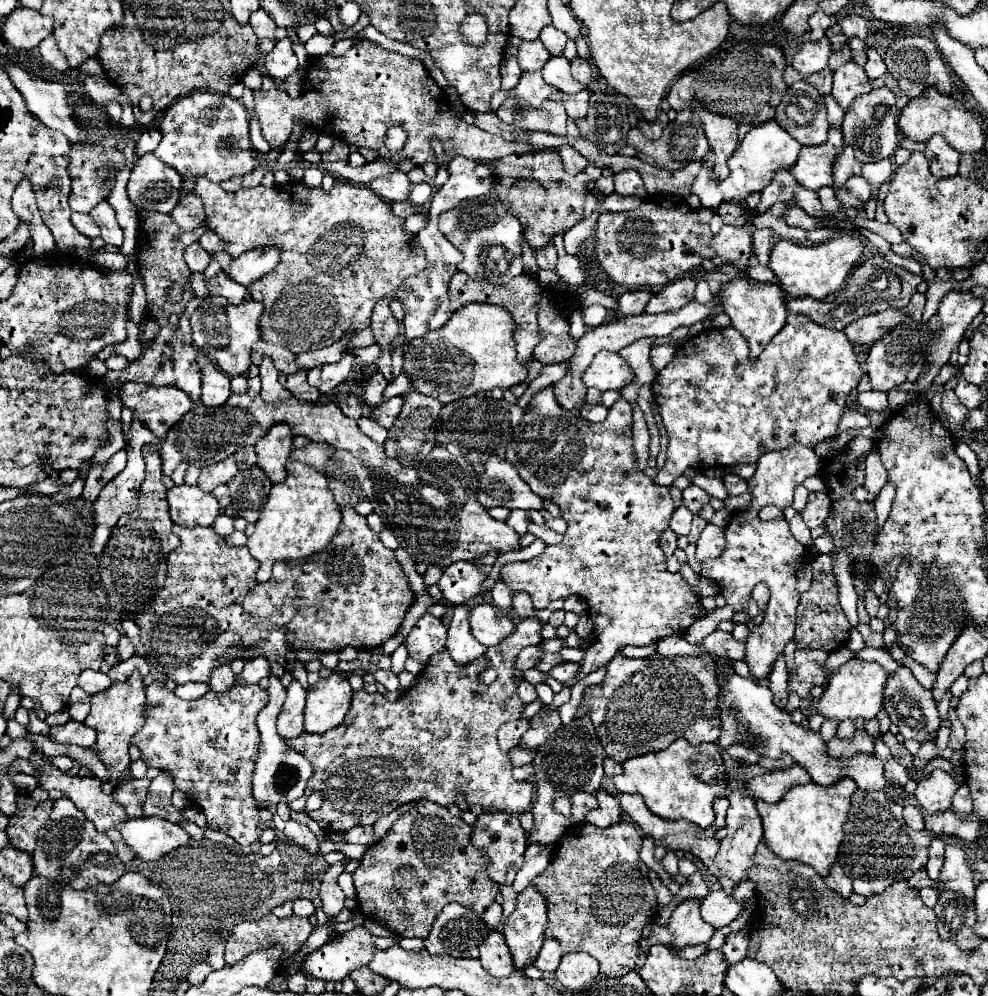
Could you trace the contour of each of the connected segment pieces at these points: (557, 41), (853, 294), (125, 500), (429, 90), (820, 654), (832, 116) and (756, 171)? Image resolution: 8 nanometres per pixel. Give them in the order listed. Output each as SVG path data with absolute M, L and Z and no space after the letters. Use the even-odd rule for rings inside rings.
M547 25L547 27L541 31L539 39L541 39L543 45L549 49L551 55L561 55L561 51L563 51L563 47L565 47L565 43L567 43L567 35L565 35L563 31L555 29L553 25Z
M873 255L863 259L852 273L849 273L845 283L837 298L837 303L825 303L825 301L815 301L811 297L807 299L791 299L791 311L793 313L803 313L809 315L815 323L823 325L823 327L831 327L831 329L845 329L849 323L857 321L859 317L871 315L871 313L881 313L885 309L903 309L911 295L917 291L917 285L923 281L923 275L913 275L909 271L905 271L903 267L897 267L893 263L889 263L883 255ZM847 300L847 303L844 303ZM839 301L841 301L839 303Z
M137 421L131 423L131 441L129 441L129 447L127 447L127 467L115 477L111 479L103 491L99 493L99 499L93 503L93 521L95 521L95 529L93 529L93 535L91 535L91 553L95 557L99 557L111 537L111 531L113 527L117 525L119 517L125 515L125 513L131 513L135 511L135 505L137 505L137 493L139 493L139 487L143 483L143 477L145 477L145 461L141 457L141 447L145 443L153 443L155 437L151 437L151 431L147 431L145 425L139 425Z
M369 39L357 41L341 57L327 53L317 59L309 59L303 93L297 99L289 97L287 91L279 89L273 79L265 73L261 87L253 91L253 97L261 135L271 147L287 143L293 133L295 121L301 119L309 129L315 129L317 133L329 133L337 139L347 141L349 145L367 147L379 157L389 159L393 163L411 159L419 167L429 161L449 165L449 161L457 155L487 163L503 159L511 153L517 155L537 149L523 143L503 141L501 137L495 137L479 129L477 125L467 125L463 119L453 117L443 89L433 81L433 77L419 59L387 51ZM393 125L401 125L407 133L407 143L401 153L391 153L383 143L387 129ZM433 139L439 139L443 143L443 161L437 159L431 147Z
M823 649L795 651L797 673L789 679L789 691L797 691L799 697L807 697L811 687L823 685L827 681L825 661L827 661L827 651Z
M825 97L825 105L827 105L827 121L831 127L841 127L841 121L843 121L843 109L837 105L837 101L833 101L833 97Z
M771 119L763 125L753 127L745 135L741 147L737 151L733 151L733 155L731 155L731 161L729 161L731 173L721 183L713 183L709 179L709 171L713 171L713 159L715 159L715 157L711 157L711 151L709 151L703 159L701 173L697 175L695 183L691 185L691 191L693 191L693 195L699 197L701 205L707 209L717 209L723 201L743 201L749 193L761 191L763 187L767 187L777 171L793 167L799 157L799 151L801 151L801 143L795 141L789 133L783 133L783 129L779 129L777 121Z

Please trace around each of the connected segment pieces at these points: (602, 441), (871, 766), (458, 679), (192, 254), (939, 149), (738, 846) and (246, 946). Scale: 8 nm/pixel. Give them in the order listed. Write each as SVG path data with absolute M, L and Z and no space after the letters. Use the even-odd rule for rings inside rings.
M545 387L543 391L539 391L533 399L531 399L531 409L523 415L523 421L517 425L517 429L513 431L513 439L511 439L511 445L507 447L507 461L511 465L515 465L515 469L519 469L519 475L523 477L523 481L527 481L527 485L539 493L539 497L543 499L549 499L553 501L555 505L561 507L561 517L567 521L567 533L563 537L561 543L557 545L547 545L543 549L541 555L533 557L531 561L521 561L521 563L509 563L501 569L501 579L503 583L507 583L513 591L523 591L523 593L529 593L531 595L531 601L533 601L533 607L535 609L545 609L553 599L567 599L569 595L579 595L581 599L585 599L587 607L589 607L589 615L591 619L595 619L595 643L591 649L585 651L583 659L579 661L579 675L573 677L571 681L565 681L563 685L565 687L573 687L575 683L579 683L585 675L601 669L603 665L607 665L619 651L619 647L623 645L653 645L657 643L659 639L663 637L669 637L669 635L681 635L685 633L699 617L705 617L705 609L701 605L701 599L699 595L691 589L691 585L681 577L681 573L669 573L667 567L665 567L665 553L661 551L659 547L659 537L661 533L669 527L669 521L671 521L671 515L675 511L673 507L673 499L669 495L669 487L661 487L657 483L653 483L645 473L639 473L635 471L635 451L633 451L633 437L631 437L631 425L633 425L633 409L629 405L629 401L621 395L617 399L617 403L609 409L609 415L603 423L587 423L587 421L579 421L575 419L571 413L567 413L567 409L559 407L555 397L553 397L553 389L551 387Z
M717 673L717 685L719 685L717 701L719 701L719 719L721 719L719 745L723 749L731 747L731 745L743 745L749 749L757 749L757 753L761 757L769 757L769 759L779 759L783 753L787 753L819 785L833 785L839 779L849 777L863 791L883 791L891 799L897 799L897 801L905 797L905 791L885 777L883 761L879 761L875 755L857 753L853 757L829 757L819 731L815 733L815 731L803 729L803 725L793 723L791 715L787 711L773 705L773 699L771 699L773 695L771 695L769 687L765 687L753 679L741 677L737 673L733 673L729 677L723 677Z
M529 617L520 622L515 630L499 645L489 647L487 653L475 659L471 665L455 665L447 649L435 653L425 669L419 675L419 683L407 689L395 703L389 703L381 693L355 691L351 709L343 723L335 729L329 729L321 735L301 733L299 737L285 739L285 743L303 753L303 757L313 765L313 777L307 781L307 793L293 801L289 807L295 811L305 811L305 799L313 791L321 791L323 805L317 811L307 811L307 815L319 823L319 827L327 833L347 833L357 825L373 825L381 815L391 813L399 805L433 799L441 805L455 803L457 791L461 791L469 805L477 803L481 807L495 809L513 809L513 813L521 813L529 809L533 783L513 779L513 765L509 755L499 749L497 729L521 717L525 703L517 695L517 683L513 681L513 661L515 655L527 646L538 645L542 642L540 630L543 624L536 617ZM487 667L497 669L497 679L491 685L483 685L479 681L479 673Z
M191 243L185 249L185 261L187 261L191 271L205 271L205 267L211 261L211 255L199 243Z
M933 135L927 141L925 157L929 159L929 167L931 167L931 173L935 177L951 177L951 175L957 175L959 153L941 135Z
M743 787L735 789L731 795L729 795L729 809L727 809L727 837L721 841L721 847L719 847L719 853L715 857L715 865L719 869L719 875L717 875L717 881L721 885L721 889L725 893L731 893L741 881L747 879L747 871L749 867L753 865L753 853L763 837L763 825L759 821L759 813L755 809L755 801L753 799L747 799L743 795Z
M269 913L269 915L265 915L259 921L241 923L241 925L237 925L233 929L231 937L227 939L227 945L225 945L225 963L227 965L235 965L237 961L243 959L243 955L253 953L255 949L265 949L267 945L283 945L287 949L287 953L283 953L281 959L287 959L287 957L291 957L293 953L297 953L303 947L303 943L307 941L311 929L313 927L311 927L309 919L307 917L297 917L297 915L291 915L287 919L279 919L273 913Z

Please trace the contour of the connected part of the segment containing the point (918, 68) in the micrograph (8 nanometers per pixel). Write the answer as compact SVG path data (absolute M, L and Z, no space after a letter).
M903 37L893 41L885 53L885 65L909 99L919 97L927 87L935 87L941 93L951 91L951 75L949 75L947 63L939 55L921 53L921 37Z

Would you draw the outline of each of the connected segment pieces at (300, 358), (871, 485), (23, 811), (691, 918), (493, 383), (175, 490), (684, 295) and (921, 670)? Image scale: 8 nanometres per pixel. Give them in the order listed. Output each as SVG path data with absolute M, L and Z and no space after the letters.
M347 335L347 337L343 337L341 341L337 341L335 345L325 347L325 349L317 349L317 351L307 351L307 353L295 355L297 367L309 371L309 369L313 369L313 367L321 367L321 365L339 361L339 357L343 357L343 353L349 351L349 349L347 349L347 341L349 341L351 337L353 337L353 335Z
M873 447L865 461L867 461L867 473L865 473L863 487L871 493L879 493L881 487L887 483L887 469L883 467L883 463L879 459L879 451Z
M27 795L17 797L17 813L9 819L9 827L5 831L9 835L9 843L13 845L13 849L27 851L27 853L35 849L37 833L47 821L51 813L51 805L53 801L35 803Z
M683 901L681 905L677 905L677 909L673 911L669 923L665 925L673 939L669 943L669 947L673 949L685 949L689 945L697 945L697 943L709 943L715 927L707 925L699 913L699 901Z
M469 303L453 311L449 321L425 337L419 337L403 349L403 373L411 379L411 387L427 397L439 399L443 405L461 397L491 391L495 387L509 389L527 379L527 365L517 361L513 341L513 321L507 309L487 303Z
M175 485L167 491L173 523L181 527L211 527L219 515L219 503L211 493L203 493L199 487Z
M679 279L671 285L667 285L663 291L655 293L651 301L647 303L647 313L671 313L687 305L687 301L693 299L695 281L693 279Z
M903 657L903 659L899 659L897 663L901 663L901 665L907 665L909 669L911 669L915 678L921 683L921 685L927 689L932 690L933 683L936 679L936 674L930 672L927 667L923 667L923 665L919 665L919 663L915 663L911 657Z

